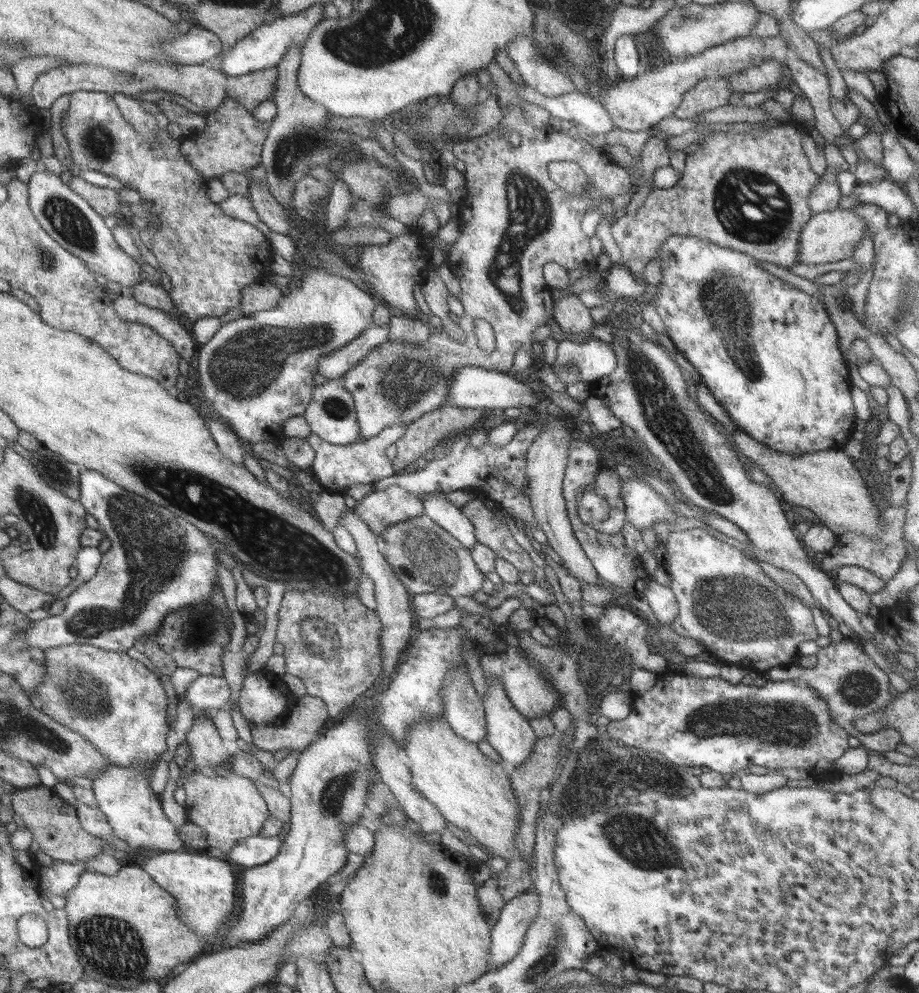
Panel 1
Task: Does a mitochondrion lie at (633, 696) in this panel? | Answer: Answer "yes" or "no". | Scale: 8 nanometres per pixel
no

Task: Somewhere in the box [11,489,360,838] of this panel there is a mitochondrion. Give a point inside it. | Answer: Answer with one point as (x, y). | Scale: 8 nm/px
(155, 551)

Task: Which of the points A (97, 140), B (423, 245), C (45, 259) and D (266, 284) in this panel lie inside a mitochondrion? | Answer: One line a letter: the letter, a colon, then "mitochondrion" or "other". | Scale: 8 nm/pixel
A: mitochondrion
B: other
C: mitochondrion
D: other

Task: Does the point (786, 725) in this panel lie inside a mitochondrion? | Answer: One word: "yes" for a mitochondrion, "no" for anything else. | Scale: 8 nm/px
yes

